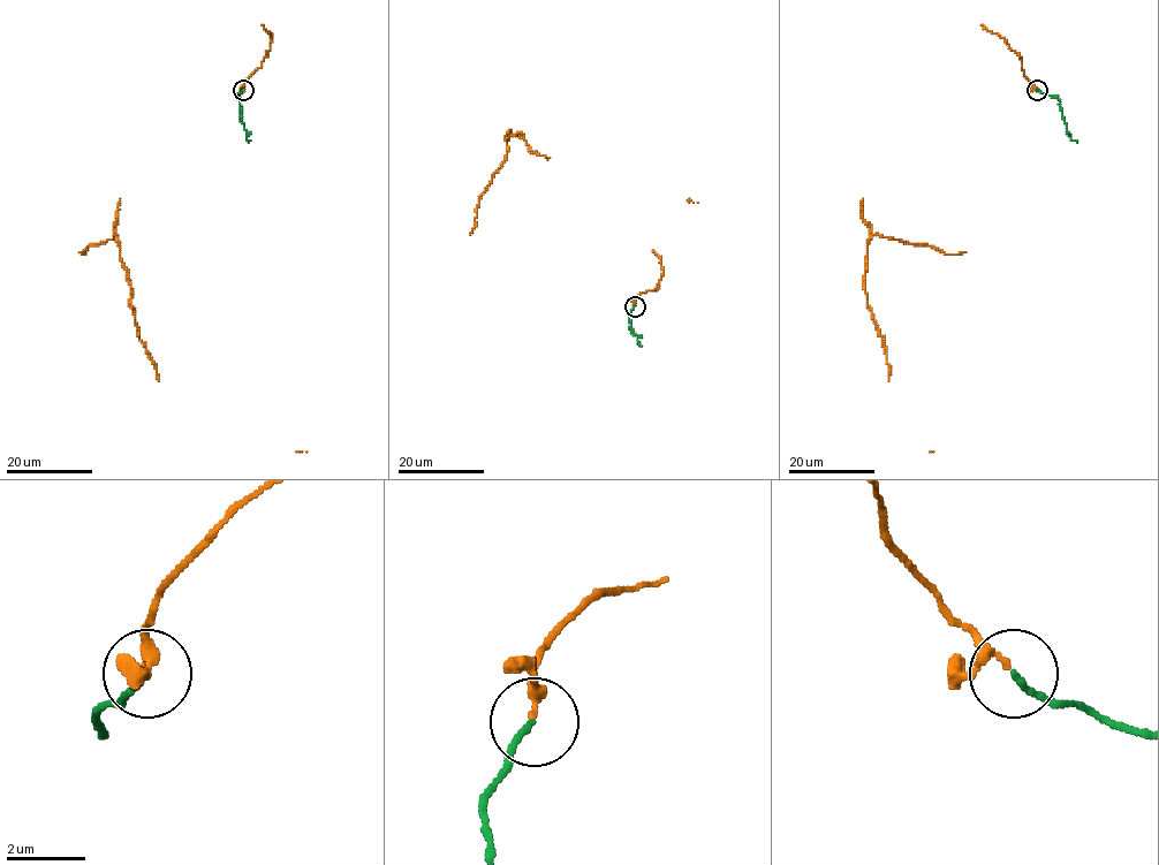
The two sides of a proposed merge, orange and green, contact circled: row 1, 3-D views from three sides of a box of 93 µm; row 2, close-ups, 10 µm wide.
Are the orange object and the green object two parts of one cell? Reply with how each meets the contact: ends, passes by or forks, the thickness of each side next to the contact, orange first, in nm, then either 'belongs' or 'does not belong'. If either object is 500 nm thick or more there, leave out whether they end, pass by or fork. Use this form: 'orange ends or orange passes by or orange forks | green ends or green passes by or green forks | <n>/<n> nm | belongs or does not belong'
orange passes by | green ends | 200/170 nm | belongs

